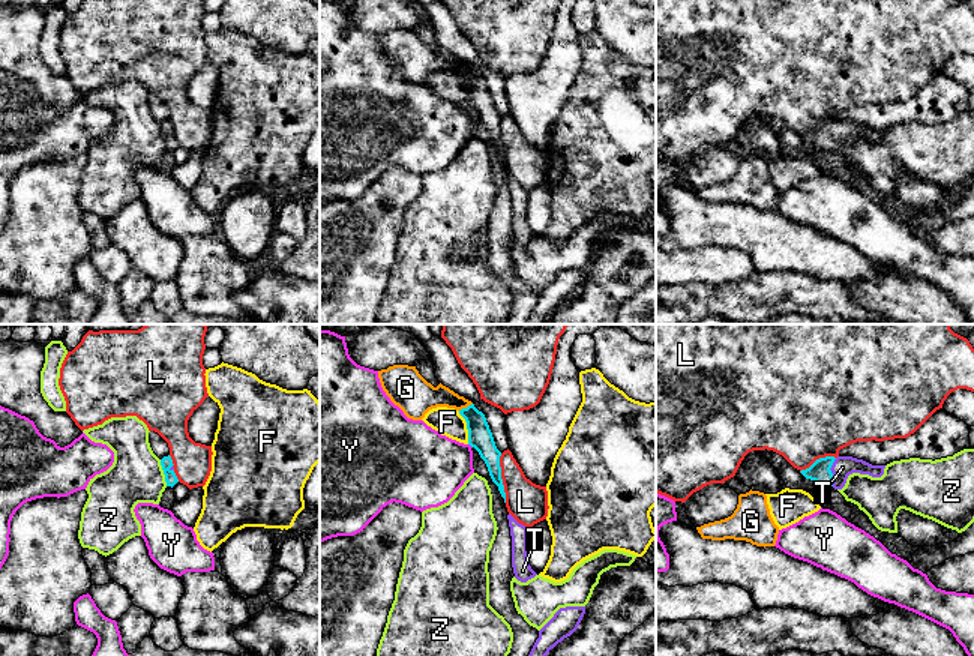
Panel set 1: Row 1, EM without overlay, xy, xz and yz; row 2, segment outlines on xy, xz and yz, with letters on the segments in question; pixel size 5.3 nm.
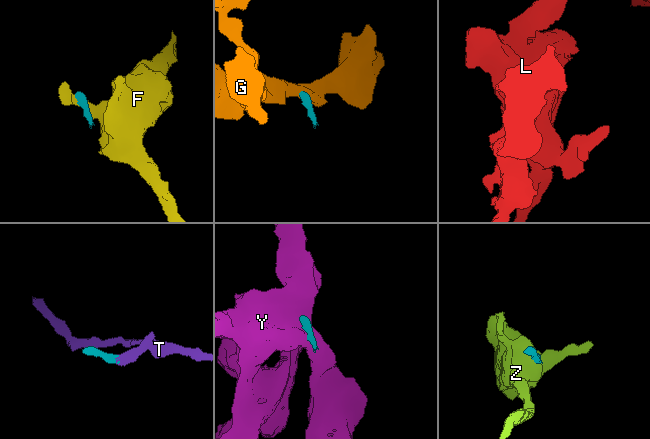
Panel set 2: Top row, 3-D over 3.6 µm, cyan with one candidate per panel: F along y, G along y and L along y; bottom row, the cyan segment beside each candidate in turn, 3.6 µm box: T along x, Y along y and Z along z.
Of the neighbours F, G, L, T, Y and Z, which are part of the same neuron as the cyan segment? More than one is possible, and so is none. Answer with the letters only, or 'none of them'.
T

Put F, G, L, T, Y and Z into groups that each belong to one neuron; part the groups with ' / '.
F / G / L / T / Y / Z

